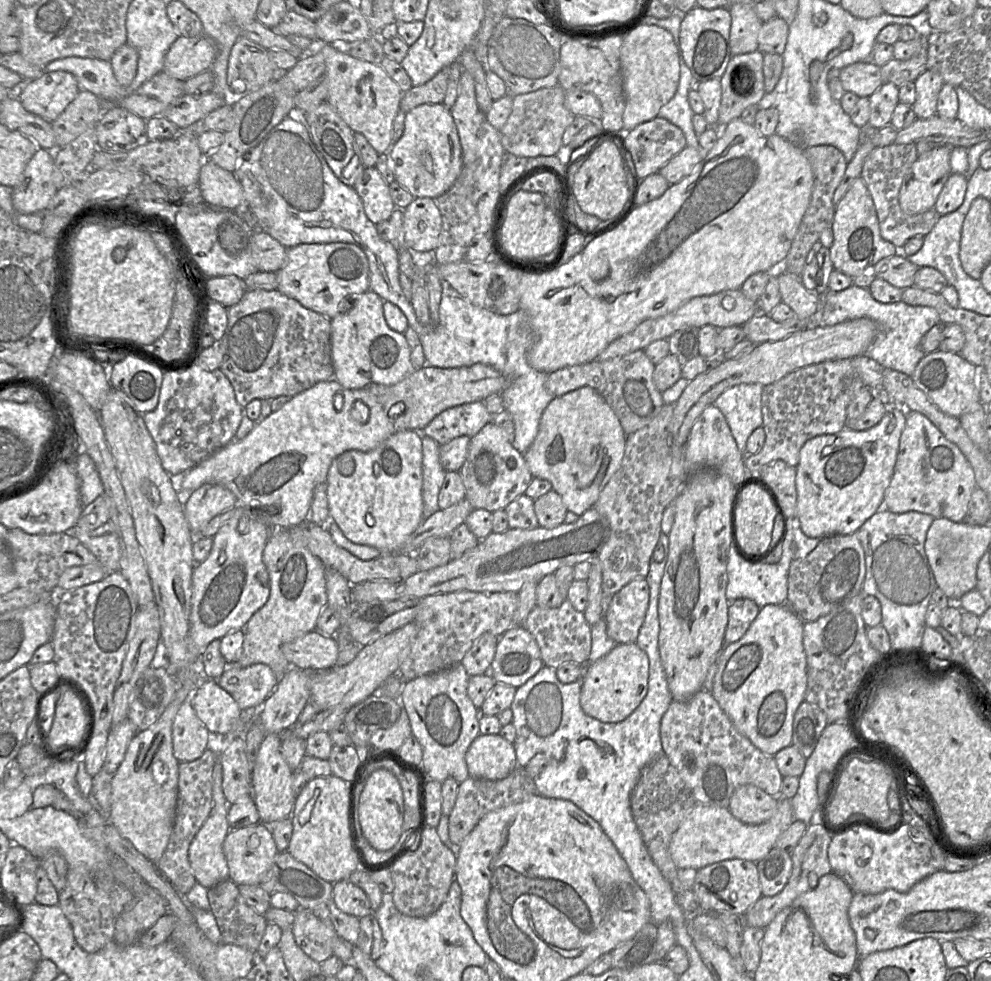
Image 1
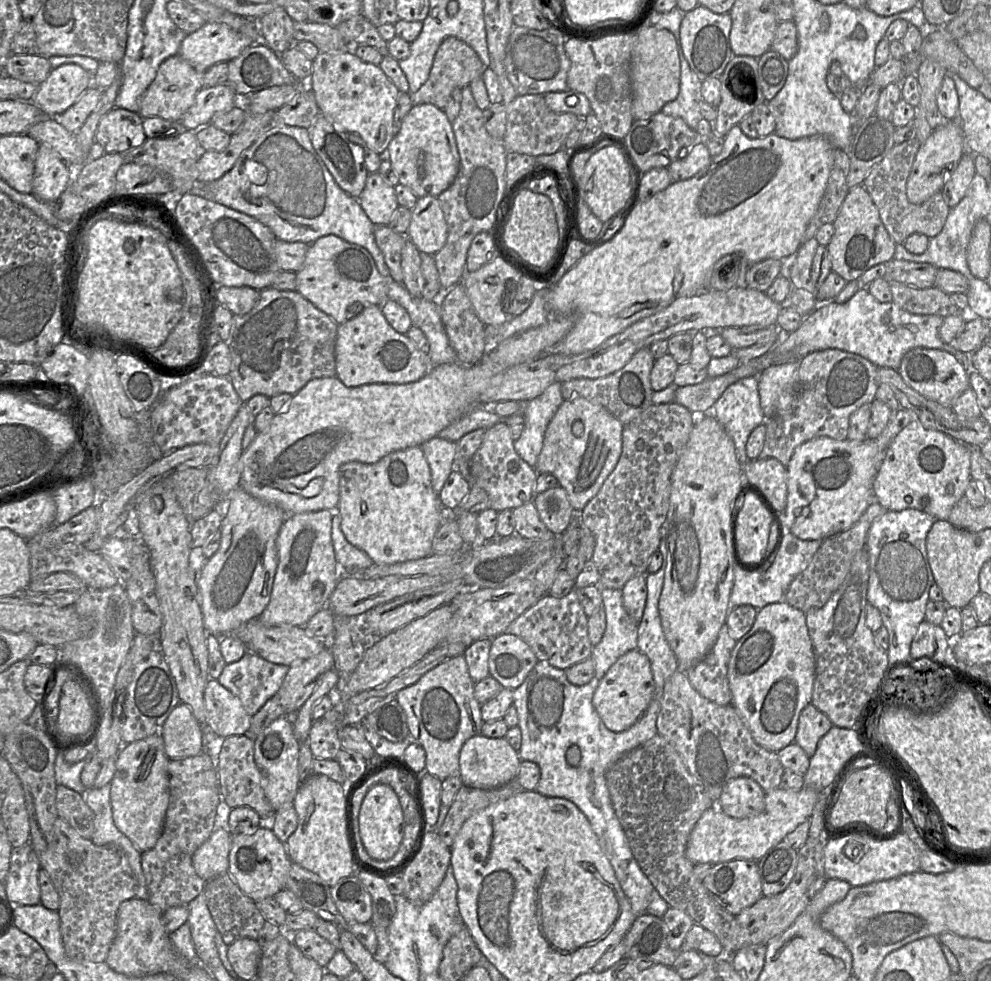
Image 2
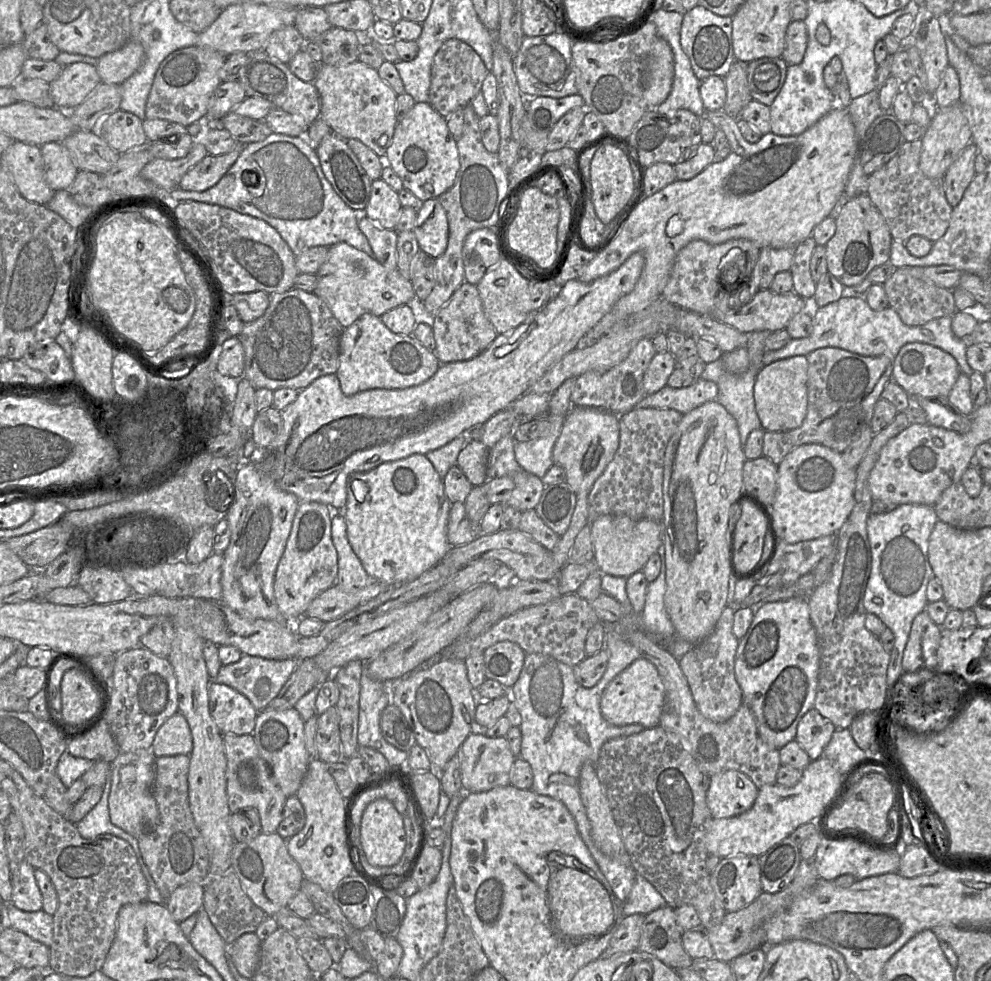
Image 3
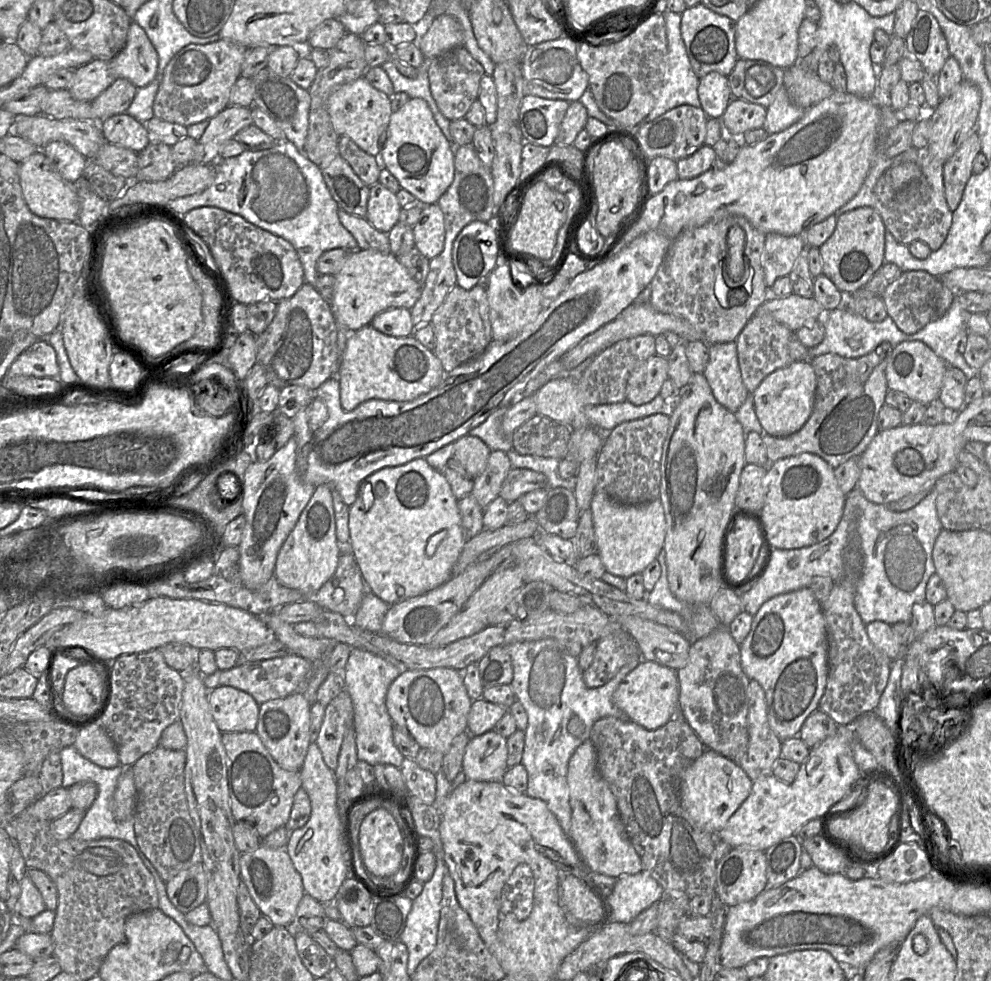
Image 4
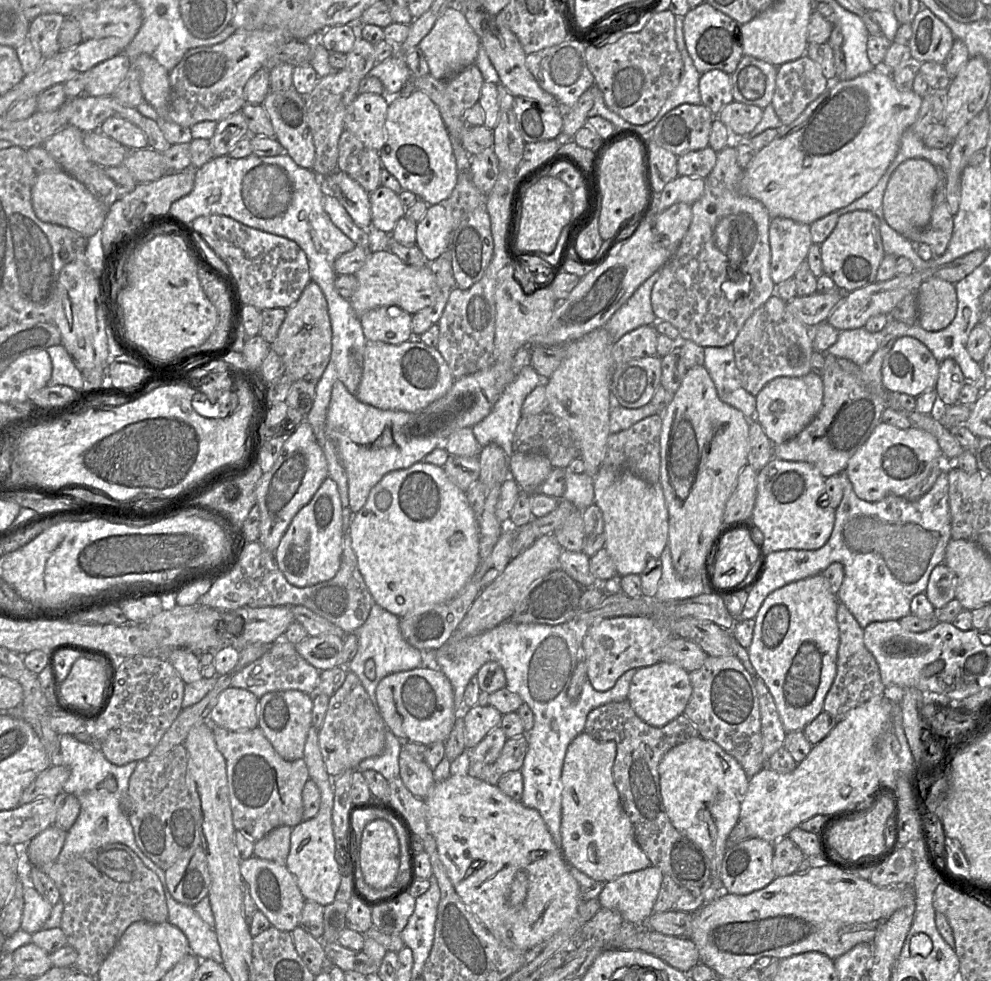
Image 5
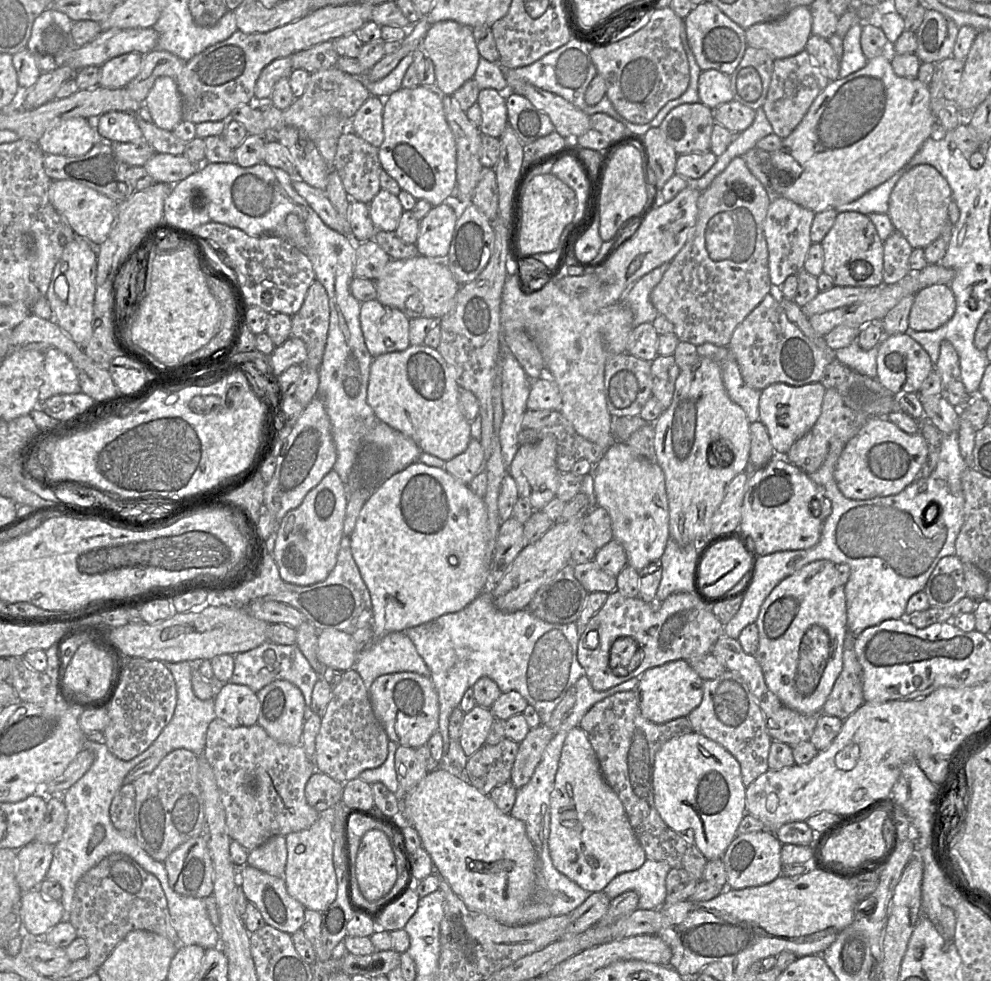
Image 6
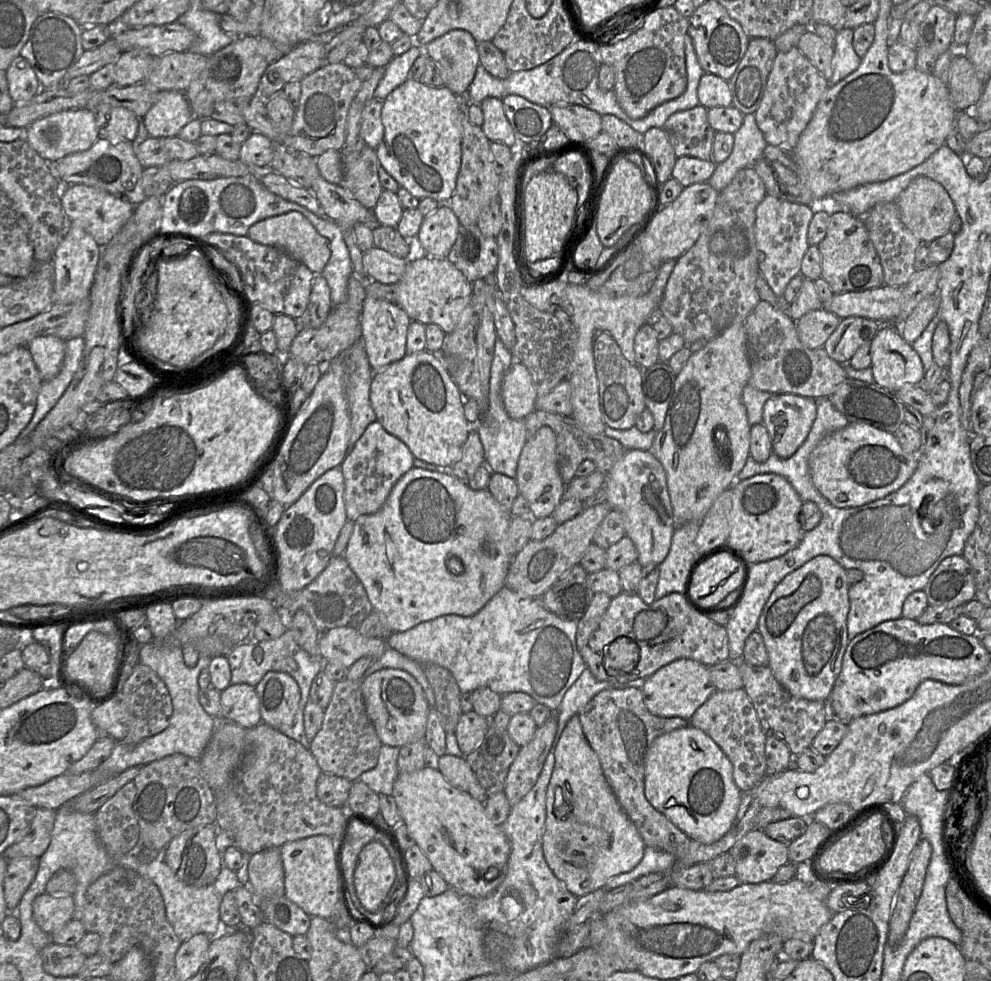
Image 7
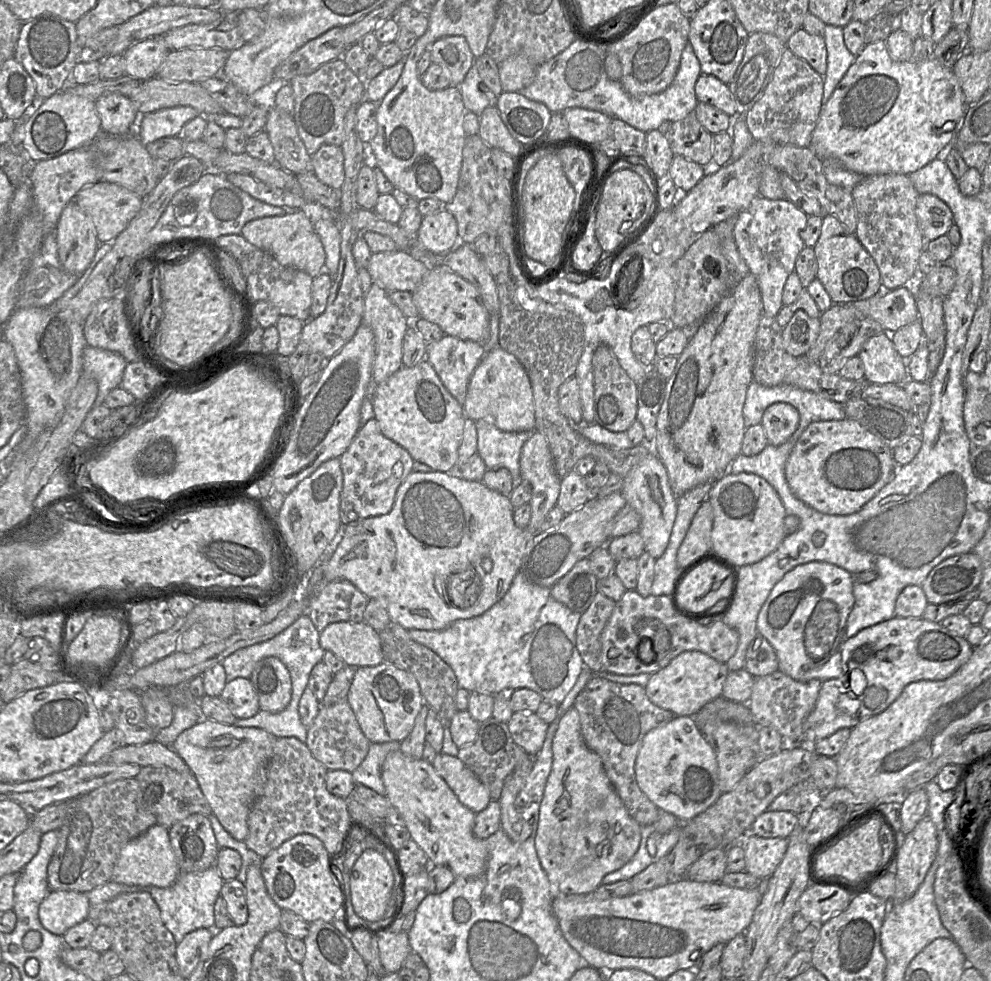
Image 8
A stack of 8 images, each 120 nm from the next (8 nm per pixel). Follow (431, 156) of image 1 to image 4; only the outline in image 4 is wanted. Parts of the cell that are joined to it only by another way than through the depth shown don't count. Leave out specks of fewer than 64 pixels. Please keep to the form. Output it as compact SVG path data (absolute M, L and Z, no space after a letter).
M410 98L401 108L392 112L386 142L381 151L382 167L386 167L398 180L401 188L410 192L421 205L435 204L446 192L455 176L454 146L436 123L427 102Z

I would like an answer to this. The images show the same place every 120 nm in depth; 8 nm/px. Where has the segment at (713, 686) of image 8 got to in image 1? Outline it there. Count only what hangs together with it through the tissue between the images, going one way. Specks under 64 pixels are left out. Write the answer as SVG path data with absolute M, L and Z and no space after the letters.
M636 643L617 644L601 659L584 665L580 705L589 716L604 723L619 723L631 715L648 692L649 658Z

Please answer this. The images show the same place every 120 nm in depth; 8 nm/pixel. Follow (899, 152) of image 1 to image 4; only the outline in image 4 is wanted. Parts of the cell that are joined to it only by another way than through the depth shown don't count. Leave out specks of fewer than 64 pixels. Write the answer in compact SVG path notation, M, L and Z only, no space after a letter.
M913 146L893 158L893 165L902 162L916 163L921 169L920 178L903 189L895 190L887 170L874 187L873 208L881 216L886 230L890 231L899 243L908 246L914 241L922 241L931 251L937 251L947 238L953 215L944 194L944 164L934 158L927 148L917 149Z

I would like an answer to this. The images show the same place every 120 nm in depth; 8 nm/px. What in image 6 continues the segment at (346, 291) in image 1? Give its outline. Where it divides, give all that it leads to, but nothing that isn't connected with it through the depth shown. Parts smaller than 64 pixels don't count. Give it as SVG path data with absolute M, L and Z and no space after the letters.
M423 255L409 259L390 259L381 275L374 280L377 297L382 304L397 308L409 319L441 319L454 304L460 284L455 280L445 260L432 260Z

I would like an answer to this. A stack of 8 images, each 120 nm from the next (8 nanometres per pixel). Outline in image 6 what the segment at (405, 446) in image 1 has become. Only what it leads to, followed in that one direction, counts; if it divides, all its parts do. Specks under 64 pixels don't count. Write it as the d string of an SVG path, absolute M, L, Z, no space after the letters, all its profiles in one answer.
M416 461L387 480L384 480L363 505L356 520L355 528L350 535L352 556L369 590L372 602L373 616L371 627L373 640L380 640L388 633L400 632L411 627L419 626L444 614L458 612L465 608L487 586L490 586L490 572L495 545L496 543L493 537L488 532L487 513L483 498L476 496L469 489L468 484L460 482L444 469L430 467Z

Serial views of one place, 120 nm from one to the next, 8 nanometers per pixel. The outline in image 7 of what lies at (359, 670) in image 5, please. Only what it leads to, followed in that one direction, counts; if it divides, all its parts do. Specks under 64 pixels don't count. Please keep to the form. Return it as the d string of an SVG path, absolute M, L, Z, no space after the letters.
M387 647L384 654L366 669L363 678L385 668L400 669L412 675L421 685L430 708L435 707L434 692L420 663L406 657L393 648Z

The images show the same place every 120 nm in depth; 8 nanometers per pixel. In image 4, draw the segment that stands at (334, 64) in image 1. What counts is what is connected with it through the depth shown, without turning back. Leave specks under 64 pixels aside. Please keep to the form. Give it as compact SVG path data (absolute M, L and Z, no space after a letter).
M363 76L336 88L328 98L327 109L334 130L339 136L350 137L362 150L373 156L380 154L386 142L393 112L391 97L374 88Z

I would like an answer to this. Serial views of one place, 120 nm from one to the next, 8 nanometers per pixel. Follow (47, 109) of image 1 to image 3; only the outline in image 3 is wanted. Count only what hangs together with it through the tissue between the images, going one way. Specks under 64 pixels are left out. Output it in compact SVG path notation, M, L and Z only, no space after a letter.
M73 63L63 68L60 75L50 83L50 92L55 108L70 112L79 106L101 83L95 66L87 63Z

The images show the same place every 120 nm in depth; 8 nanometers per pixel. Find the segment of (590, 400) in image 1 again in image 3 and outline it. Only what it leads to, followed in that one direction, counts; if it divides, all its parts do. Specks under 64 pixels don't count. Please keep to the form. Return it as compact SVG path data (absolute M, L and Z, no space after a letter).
M574 406L565 417L553 448L554 464L561 466L566 482L575 492L589 492L619 447L619 417L603 409Z

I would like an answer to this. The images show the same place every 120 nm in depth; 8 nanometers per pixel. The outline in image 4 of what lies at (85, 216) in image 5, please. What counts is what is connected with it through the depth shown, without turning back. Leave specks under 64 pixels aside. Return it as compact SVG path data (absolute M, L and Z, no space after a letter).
M38 150L19 164L22 195L29 209L42 218L77 222L80 203L76 186L59 174L43 151Z

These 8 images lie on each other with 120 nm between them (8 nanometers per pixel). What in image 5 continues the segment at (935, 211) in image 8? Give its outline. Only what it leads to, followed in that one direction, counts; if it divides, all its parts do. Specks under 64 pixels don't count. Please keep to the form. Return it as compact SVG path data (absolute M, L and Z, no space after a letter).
M923 158L908 159L891 175L884 192L880 214L891 228L906 238L917 234L930 222L934 195L941 179L941 172Z

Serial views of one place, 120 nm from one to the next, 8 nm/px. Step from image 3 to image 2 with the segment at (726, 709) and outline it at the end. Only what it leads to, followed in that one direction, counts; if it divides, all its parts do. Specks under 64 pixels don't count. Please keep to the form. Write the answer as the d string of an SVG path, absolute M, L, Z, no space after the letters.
M725 623L709 653L686 672L692 686L706 699L718 705L732 704L728 682L728 663L736 645Z

